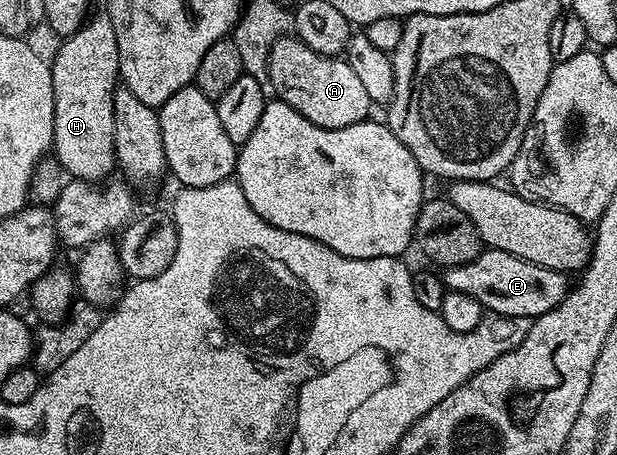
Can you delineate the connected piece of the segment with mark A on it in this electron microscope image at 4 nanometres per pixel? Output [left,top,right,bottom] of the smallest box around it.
[268,34,371,128]

